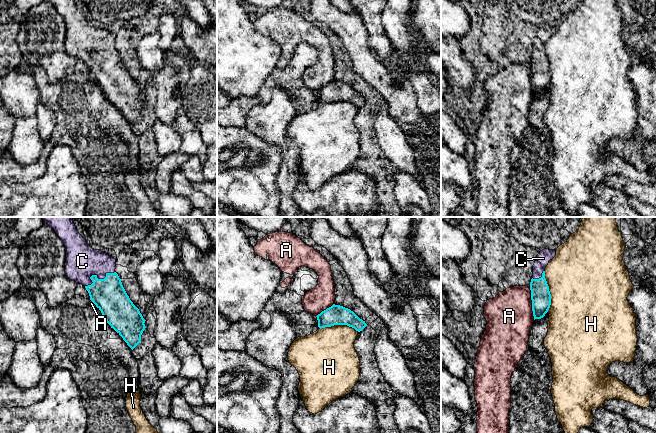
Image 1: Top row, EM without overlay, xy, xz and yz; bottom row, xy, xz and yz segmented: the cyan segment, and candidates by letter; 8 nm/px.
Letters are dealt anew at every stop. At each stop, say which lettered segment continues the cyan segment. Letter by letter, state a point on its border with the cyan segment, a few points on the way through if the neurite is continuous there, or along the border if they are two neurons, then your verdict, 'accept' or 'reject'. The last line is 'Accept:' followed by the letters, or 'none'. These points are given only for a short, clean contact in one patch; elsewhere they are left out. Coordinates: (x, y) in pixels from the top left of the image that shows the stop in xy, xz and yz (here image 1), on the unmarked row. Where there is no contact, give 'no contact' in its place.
A: yz (532, 78) | along yz (529, 61), (534, 95) | reject
C: xy (96, 52) | across xy (108, 70), (104, 61), (96, 52), (82, 37) | accept
H: yz (549, 67) | reject
Accept: C

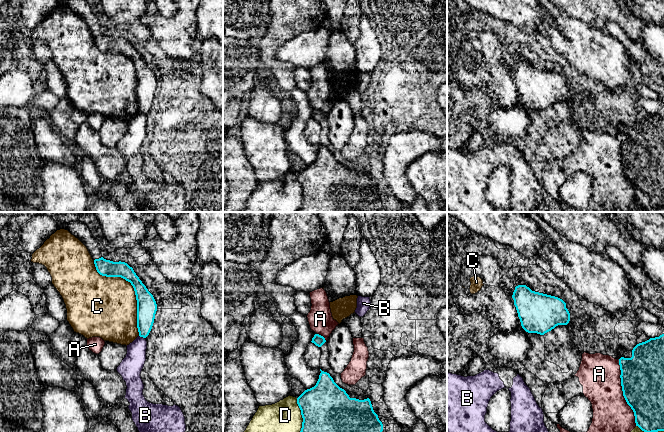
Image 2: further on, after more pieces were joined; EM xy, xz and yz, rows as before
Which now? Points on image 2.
A: yz (623, 169) | reject
B: xy (142, 112) | reject
C: xy (133, 63) | reject
D: xz (302, 193) | reject
Accept: none

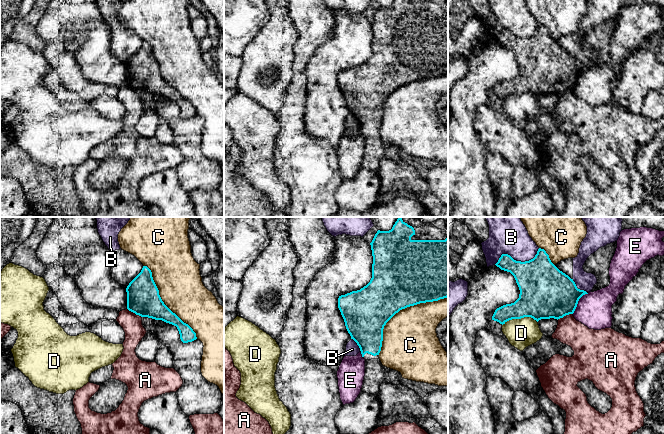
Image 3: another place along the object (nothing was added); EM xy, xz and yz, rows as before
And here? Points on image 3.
A: yz (564, 91) | along yz (572, 89), (557, 95) | reject
B: yz (517, 37) | reject
C: xz (400, 85) | reject
D: yz (519, 94) | reject
E: yz (577, 78) | along yz (588, 69), (585, 69), (579, 75), (572, 89) | reject
Accept: none

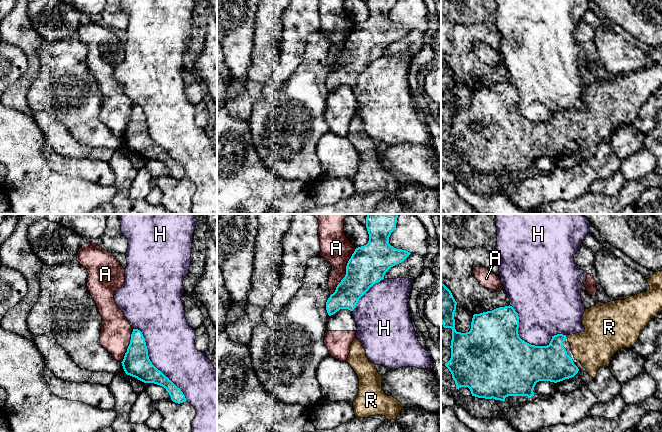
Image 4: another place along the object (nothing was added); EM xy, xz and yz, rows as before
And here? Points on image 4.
A: xz (346, 48) | reject
H: yz (526, 118) | reject
R: yz (565, 112) | across yz (551, 139), (556, 120), (565, 112), (587, 123), (594, 123) | accept
Accept: R

